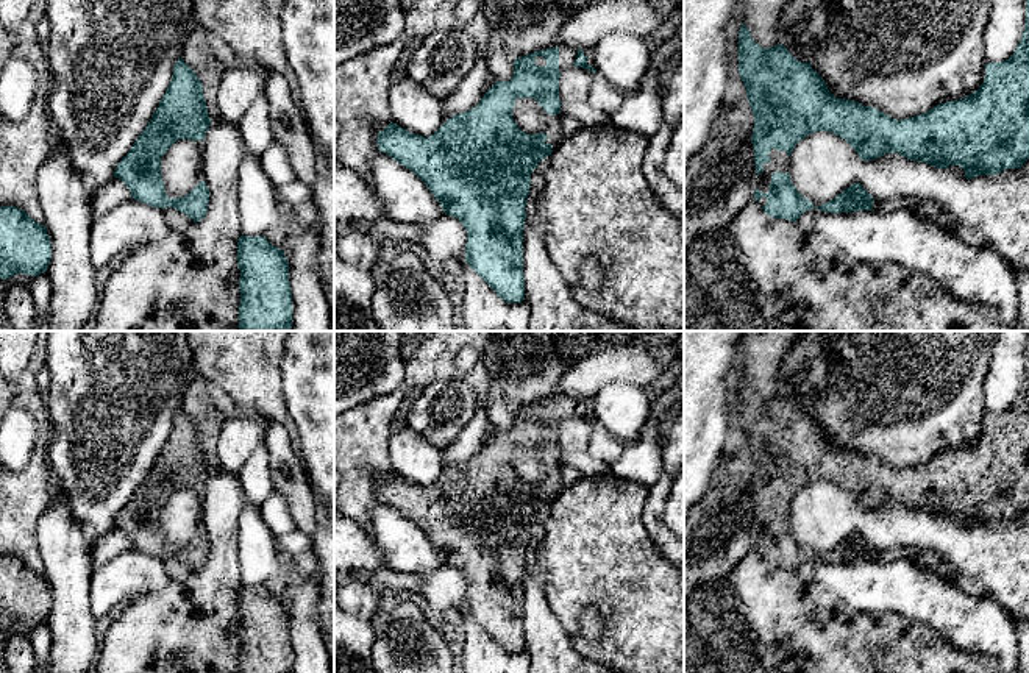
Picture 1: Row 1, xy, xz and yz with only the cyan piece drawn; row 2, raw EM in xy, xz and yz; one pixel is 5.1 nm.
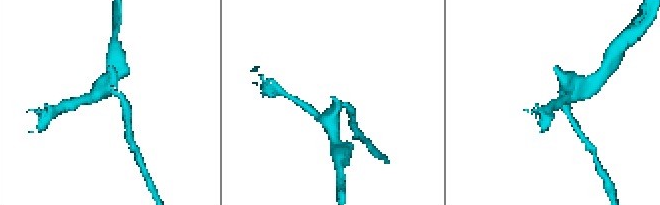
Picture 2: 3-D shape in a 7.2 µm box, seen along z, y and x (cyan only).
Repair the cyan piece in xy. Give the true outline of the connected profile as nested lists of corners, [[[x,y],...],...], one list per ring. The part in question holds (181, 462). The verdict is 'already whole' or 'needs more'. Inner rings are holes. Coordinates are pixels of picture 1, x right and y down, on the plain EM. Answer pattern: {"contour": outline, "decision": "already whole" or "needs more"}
{"contour": [[[180,408],[173,415],[169,439],[145,479],[117,514],[114,528],[126,534],[131,548],[153,557],[175,557],[200,572],[208,562],[211,545],[206,532],[201,529],[187,545],[169,548],[161,525],[161,507],[178,489],[205,490],[209,476],[203,434]]], "decision": "already whole"}

